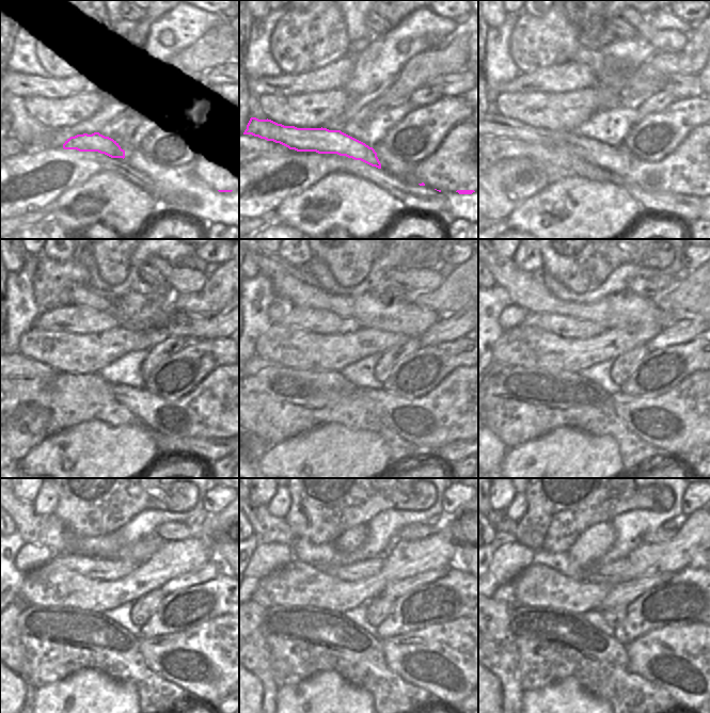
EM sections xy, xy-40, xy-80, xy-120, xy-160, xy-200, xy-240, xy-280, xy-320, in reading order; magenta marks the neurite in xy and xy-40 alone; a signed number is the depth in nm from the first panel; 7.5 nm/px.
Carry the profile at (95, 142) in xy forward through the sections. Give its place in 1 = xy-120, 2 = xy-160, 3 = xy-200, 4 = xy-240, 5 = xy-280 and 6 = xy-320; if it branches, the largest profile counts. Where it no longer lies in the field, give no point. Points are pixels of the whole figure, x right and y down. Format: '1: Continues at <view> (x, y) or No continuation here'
1: Continues at xy-120 (161, 416)
2: Continues at xy-160 (403, 417)
3: Continues at xy-200 (676, 433)
4: Continues at xy-240 (209, 679)
5: Continues at xy-280 (450, 679)
6: Continues at xy-320 (691, 682).

